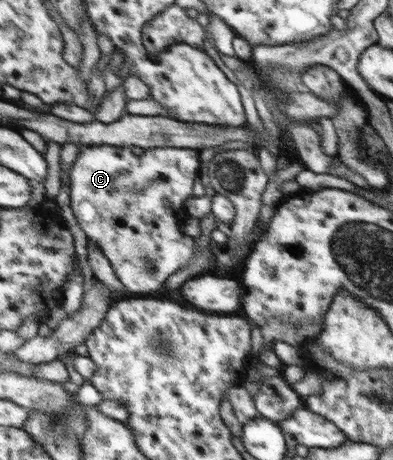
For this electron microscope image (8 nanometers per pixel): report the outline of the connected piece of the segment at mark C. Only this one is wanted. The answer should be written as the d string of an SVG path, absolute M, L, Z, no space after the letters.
M84 145L82 146L82 153L76 165L73 168L72 174L72 198L73 209L76 213L76 218L82 226L82 230L88 235L88 242L92 245L98 245L104 255L106 255L112 262L116 269L120 280L128 287L132 294L142 292L142 294L152 294L158 292L162 288L166 288L168 282L176 276L176 274L189 266L195 260L196 249L198 249L198 242L192 236L184 234L184 210L179 210L179 205L185 202L190 197L194 197L194 184L196 178L201 176L202 160L200 158L200 151L197 149L175 148L167 147L166 149L148 149L140 156L134 154L130 147L110 146L110 145Z

